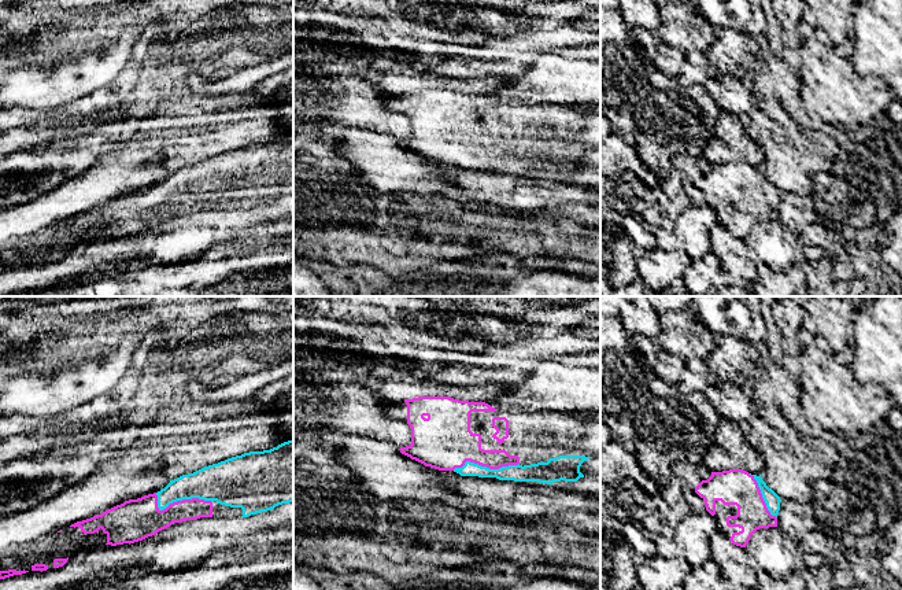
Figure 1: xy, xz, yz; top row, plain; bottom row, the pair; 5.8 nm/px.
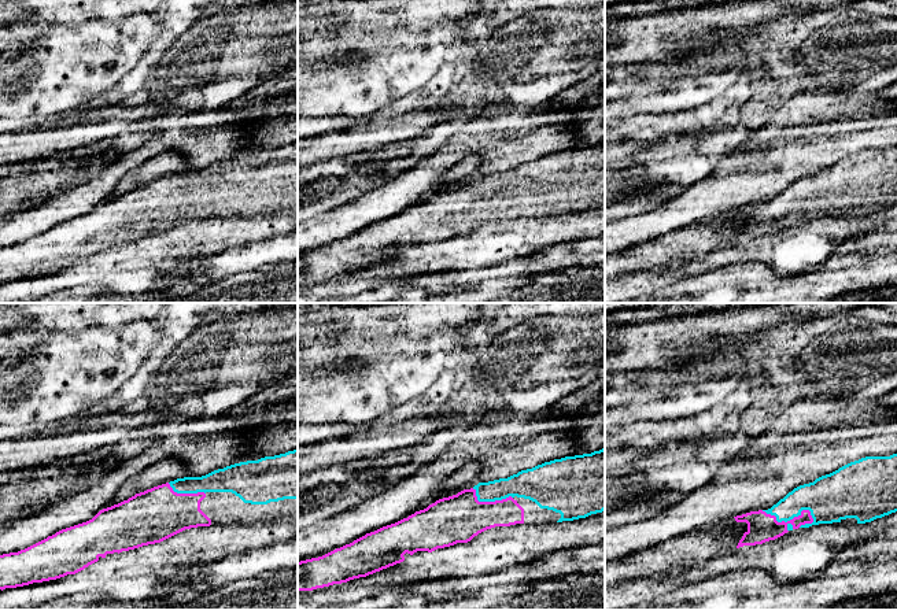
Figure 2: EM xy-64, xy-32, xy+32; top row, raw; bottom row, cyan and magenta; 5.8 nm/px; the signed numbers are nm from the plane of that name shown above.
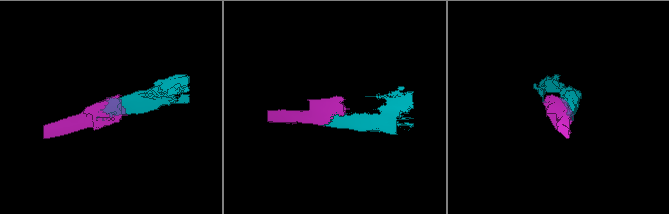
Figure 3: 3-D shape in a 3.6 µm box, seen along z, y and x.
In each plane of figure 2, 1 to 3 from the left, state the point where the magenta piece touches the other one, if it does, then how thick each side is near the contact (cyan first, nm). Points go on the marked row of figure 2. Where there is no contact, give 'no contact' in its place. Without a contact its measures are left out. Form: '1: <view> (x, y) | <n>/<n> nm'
1: xy-64 (185, 492) | 140/300 nm
2: xy-32 (490, 501) | 170/280 nm
3: xy+32 (790, 518) | 260/170 nm

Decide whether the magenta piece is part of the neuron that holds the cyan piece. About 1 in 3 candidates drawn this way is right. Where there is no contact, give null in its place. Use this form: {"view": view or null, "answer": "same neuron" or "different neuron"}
{"view": "xy", "answer": "same neuron"}

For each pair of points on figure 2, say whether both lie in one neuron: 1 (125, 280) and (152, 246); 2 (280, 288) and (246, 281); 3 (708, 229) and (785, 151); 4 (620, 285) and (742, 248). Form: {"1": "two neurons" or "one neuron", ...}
{"1": "two neurons", "2": "one neuron", "3": "two neurons", "4": "one neuron"}

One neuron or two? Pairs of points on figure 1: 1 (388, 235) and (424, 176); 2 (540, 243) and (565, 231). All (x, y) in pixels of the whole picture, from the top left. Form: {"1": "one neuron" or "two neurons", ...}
{"1": "two neurons", "2": "one neuron"}

